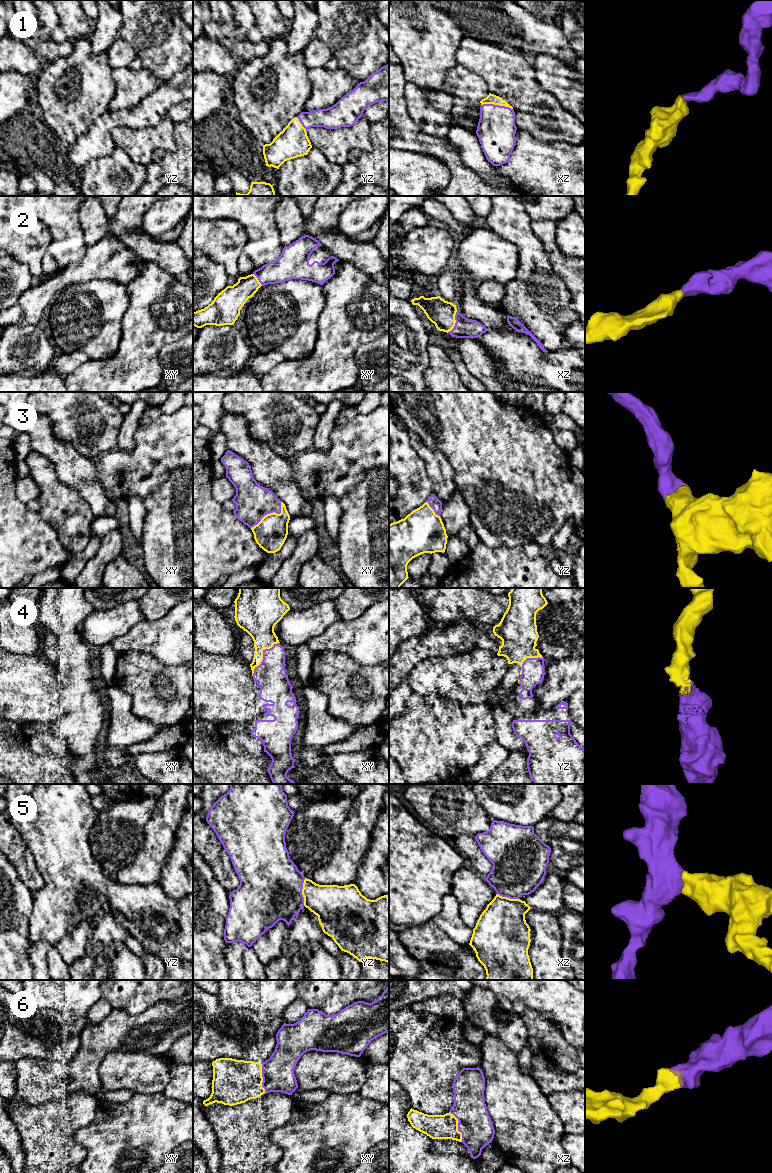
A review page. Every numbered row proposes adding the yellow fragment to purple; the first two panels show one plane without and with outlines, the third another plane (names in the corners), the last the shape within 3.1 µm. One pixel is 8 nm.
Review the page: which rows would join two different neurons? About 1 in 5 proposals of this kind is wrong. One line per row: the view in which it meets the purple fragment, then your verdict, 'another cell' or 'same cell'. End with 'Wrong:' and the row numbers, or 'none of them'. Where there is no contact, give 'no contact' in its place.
1: contact in xz; same cell
2: contact in xz; same cell
3: contact in xy; same cell
4: contact in xy; same cell
5: contact in yz; same cell
6: contact in xz; same cell
Wrong: none of them

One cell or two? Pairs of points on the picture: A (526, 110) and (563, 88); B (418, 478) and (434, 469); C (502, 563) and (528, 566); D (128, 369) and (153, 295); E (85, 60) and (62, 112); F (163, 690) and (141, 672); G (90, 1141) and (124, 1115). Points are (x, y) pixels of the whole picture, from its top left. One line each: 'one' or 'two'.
A: two
B: two
C: one
D: one
E: one
F: one
G: one

